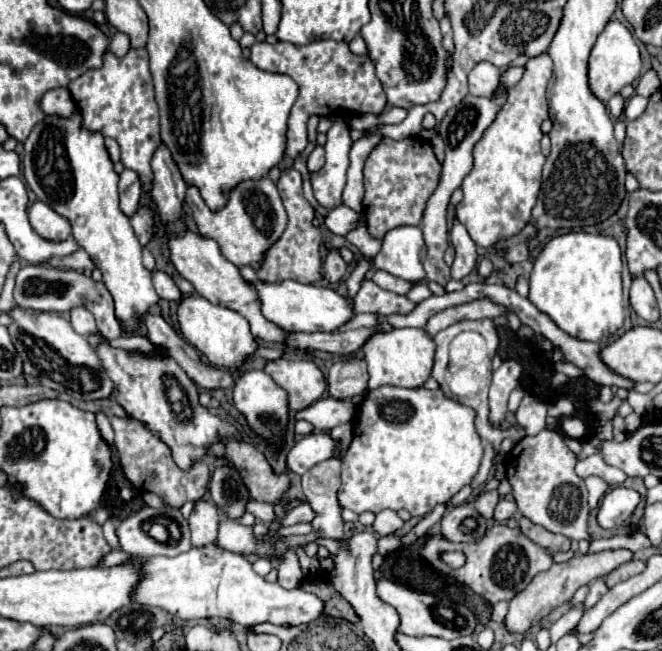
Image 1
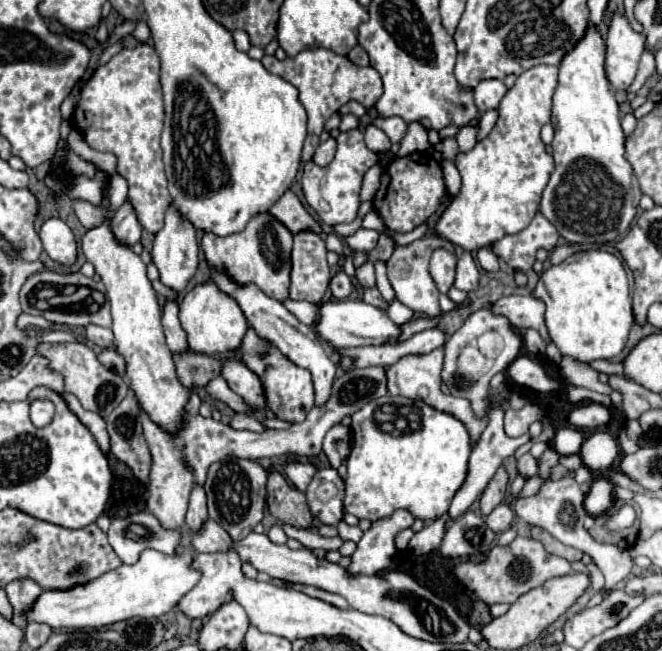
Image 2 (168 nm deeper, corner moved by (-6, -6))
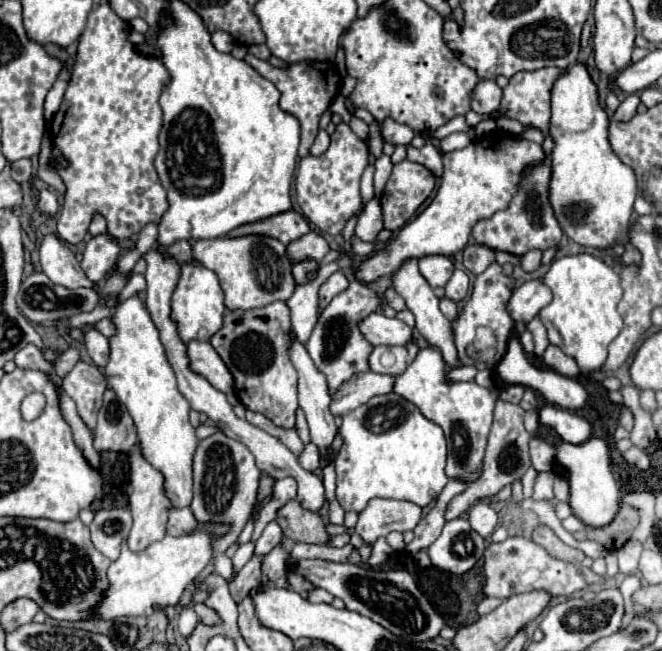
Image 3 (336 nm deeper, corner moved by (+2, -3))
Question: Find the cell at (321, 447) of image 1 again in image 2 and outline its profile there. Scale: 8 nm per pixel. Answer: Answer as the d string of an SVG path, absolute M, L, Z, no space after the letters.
M292 458L290 462L284 464L284 472L288 476L288 480L298 488L298 490L306 490L306 486L310 484L312 476L318 472L318 466L312 460L296 460Z

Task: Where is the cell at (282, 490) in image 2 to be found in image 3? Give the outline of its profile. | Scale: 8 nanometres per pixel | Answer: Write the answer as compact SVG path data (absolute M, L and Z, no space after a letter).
M298 501L286 503L282 511L278 511L278 525L284 531L284 537L302 543L316 543L326 545L330 535L326 533L326 525L318 513L310 513L300 507Z

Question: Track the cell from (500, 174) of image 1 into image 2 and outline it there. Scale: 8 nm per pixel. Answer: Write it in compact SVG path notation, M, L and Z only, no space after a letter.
M540 64L522 72L500 102L500 118L496 128L480 140L474 150L456 156L462 188L436 224L436 232L442 238L462 246L464 250L480 250L492 246L508 234L524 230L532 222L538 212L542 190L554 170L554 160L544 150L544 142L540 140L540 128L550 122L556 84L556 66Z

